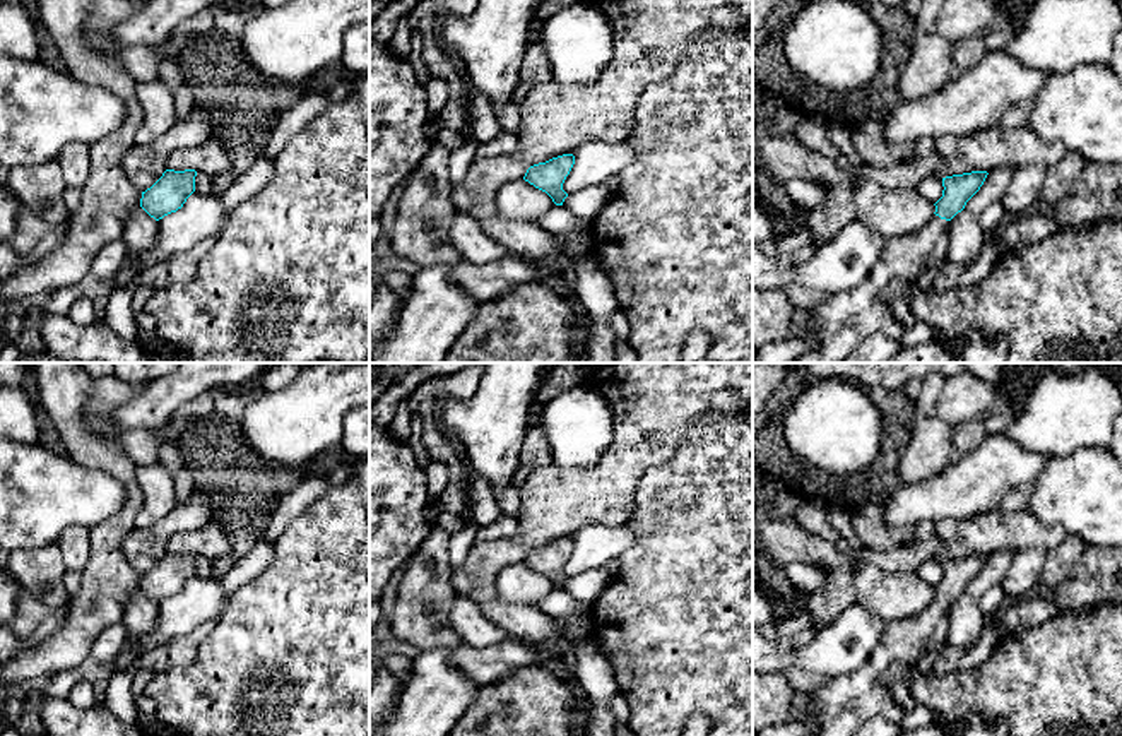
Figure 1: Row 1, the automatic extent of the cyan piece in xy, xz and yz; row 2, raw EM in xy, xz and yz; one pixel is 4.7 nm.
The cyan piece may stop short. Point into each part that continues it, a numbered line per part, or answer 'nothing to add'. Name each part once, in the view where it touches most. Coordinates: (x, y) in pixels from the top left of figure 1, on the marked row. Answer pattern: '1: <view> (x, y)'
1: yz (845, 319)

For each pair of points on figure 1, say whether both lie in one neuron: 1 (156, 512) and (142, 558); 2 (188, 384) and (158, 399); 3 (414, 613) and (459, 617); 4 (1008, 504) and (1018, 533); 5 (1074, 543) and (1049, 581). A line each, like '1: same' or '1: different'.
1: different
2: same
3: different
4: different
5: same

